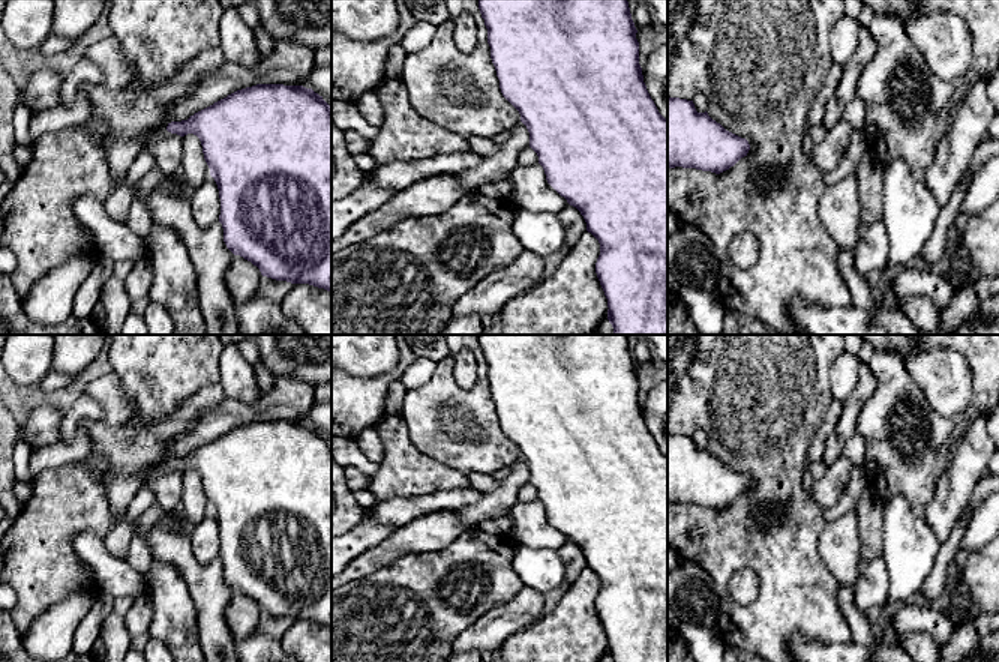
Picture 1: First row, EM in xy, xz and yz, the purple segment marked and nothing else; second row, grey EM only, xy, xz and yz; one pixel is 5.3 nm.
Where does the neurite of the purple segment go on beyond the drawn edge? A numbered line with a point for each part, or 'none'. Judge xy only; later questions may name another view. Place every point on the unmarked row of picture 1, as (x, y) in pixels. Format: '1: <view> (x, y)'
1: xy (155, 470)

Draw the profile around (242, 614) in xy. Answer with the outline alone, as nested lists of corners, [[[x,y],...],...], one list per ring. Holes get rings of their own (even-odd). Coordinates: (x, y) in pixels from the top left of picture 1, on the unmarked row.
[[[234,591],[225,609],[225,618],[234,639],[242,641],[256,632],[261,614],[256,602],[240,591]]]

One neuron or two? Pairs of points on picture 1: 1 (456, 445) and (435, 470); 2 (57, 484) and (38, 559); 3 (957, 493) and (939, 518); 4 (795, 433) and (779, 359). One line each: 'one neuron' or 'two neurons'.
1: two neurons
2: one neuron
3: one neuron
4: one neuron

